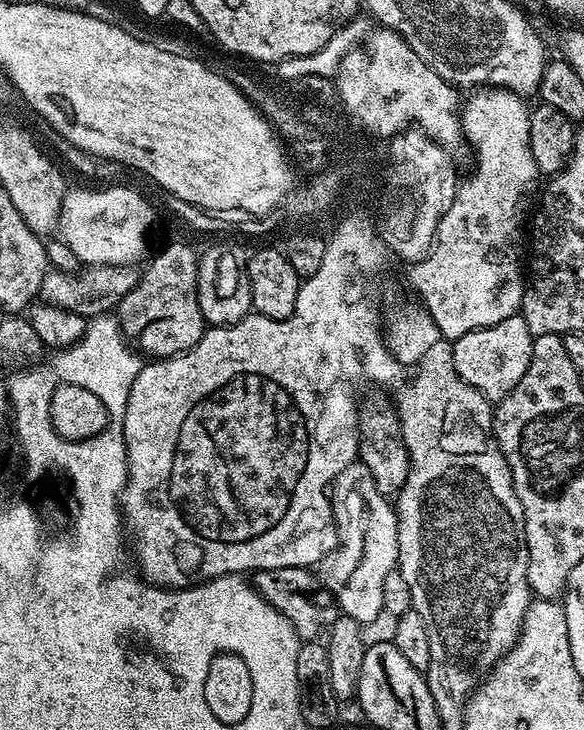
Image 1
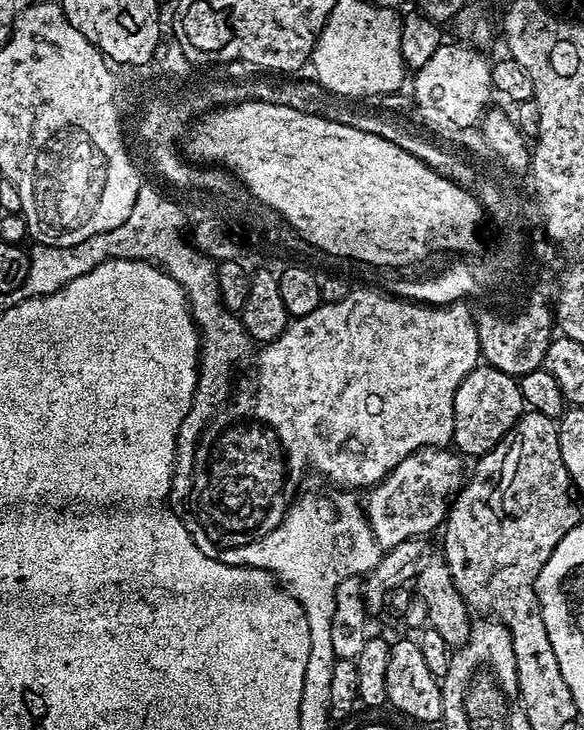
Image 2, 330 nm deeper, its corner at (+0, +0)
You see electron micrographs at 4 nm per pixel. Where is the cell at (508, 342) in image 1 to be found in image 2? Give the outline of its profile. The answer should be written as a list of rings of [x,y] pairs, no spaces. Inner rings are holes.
[[[483,362],[477,364],[474,370],[466,374],[466,378],[462,378],[454,394],[452,444],[455,451],[465,457],[485,456],[487,452],[494,450],[494,446],[498,446],[498,442],[516,425],[518,418],[523,416],[525,411],[526,405],[517,377],[502,374],[502,370]]]

